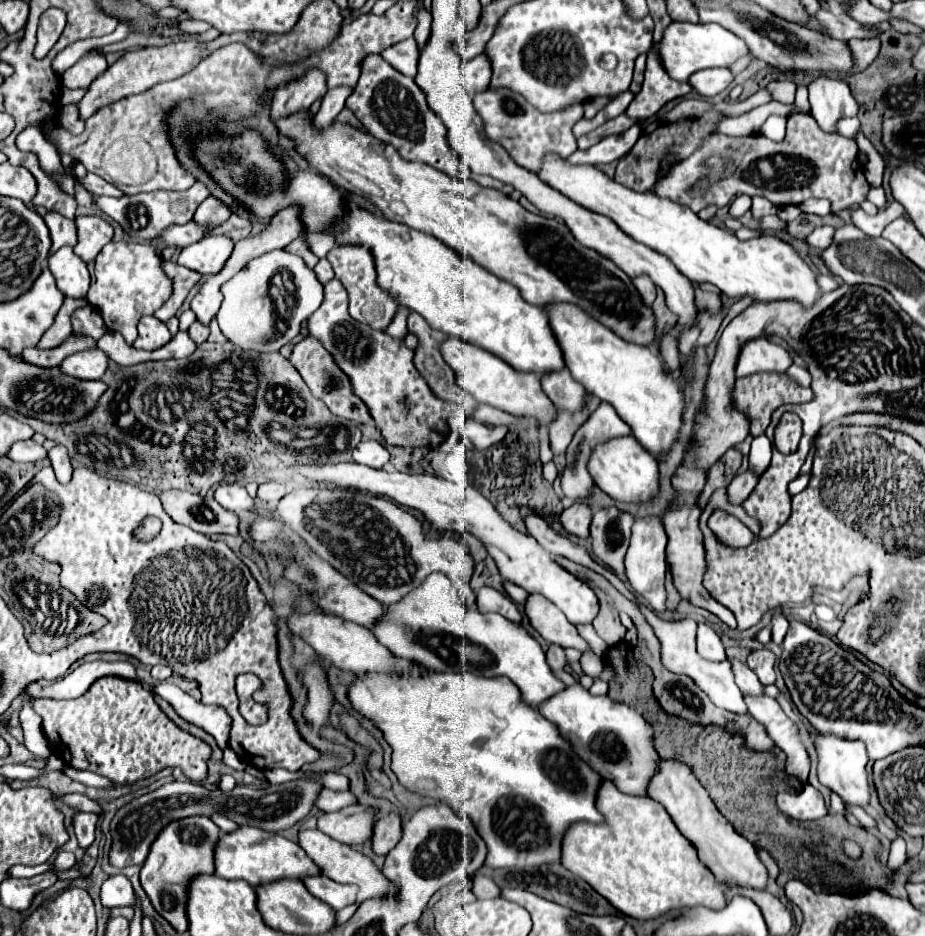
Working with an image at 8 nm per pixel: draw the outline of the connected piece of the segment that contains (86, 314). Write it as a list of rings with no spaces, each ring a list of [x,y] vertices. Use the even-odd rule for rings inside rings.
[[[85,305],[83,309],[77,309],[73,313],[73,331],[91,335],[93,339],[99,339],[107,331],[107,327],[103,325],[99,311],[95,311],[91,305]]]

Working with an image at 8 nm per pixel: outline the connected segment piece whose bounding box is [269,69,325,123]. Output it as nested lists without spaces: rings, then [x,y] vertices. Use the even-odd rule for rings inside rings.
[[[311,69],[303,79],[297,79],[275,91],[269,119],[275,123],[293,113],[309,109],[309,105],[317,101],[323,93],[325,93],[325,77],[319,69]]]

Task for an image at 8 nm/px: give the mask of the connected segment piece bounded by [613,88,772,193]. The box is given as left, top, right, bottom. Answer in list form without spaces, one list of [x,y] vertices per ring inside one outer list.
[[[765,88],[740,102],[723,101],[713,105],[711,101],[705,101],[705,99],[683,99],[671,111],[663,113],[661,117],[657,117],[655,121],[645,125],[643,135],[633,145],[633,149],[625,157],[619,159],[619,165],[615,169],[615,177],[613,179],[617,183],[633,189],[633,191],[639,191],[639,193],[649,191],[651,185],[655,185],[655,181],[659,179],[663,157],[667,157],[667,153],[673,153],[675,161],[677,159],[683,161],[683,159],[687,159],[689,155],[693,155],[701,147],[701,143],[703,143],[703,139],[707,135],[717,131],[717,125],[723,119],[739,116],[771,101],[772,98]]]

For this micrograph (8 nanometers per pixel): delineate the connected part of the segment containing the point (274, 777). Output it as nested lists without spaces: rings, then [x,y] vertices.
[[[269,769],[265,771],[269,783],[283,783],[283,781],[289,781],[289,779],[295,779],[299,773],[289,773],[285,769]]]

